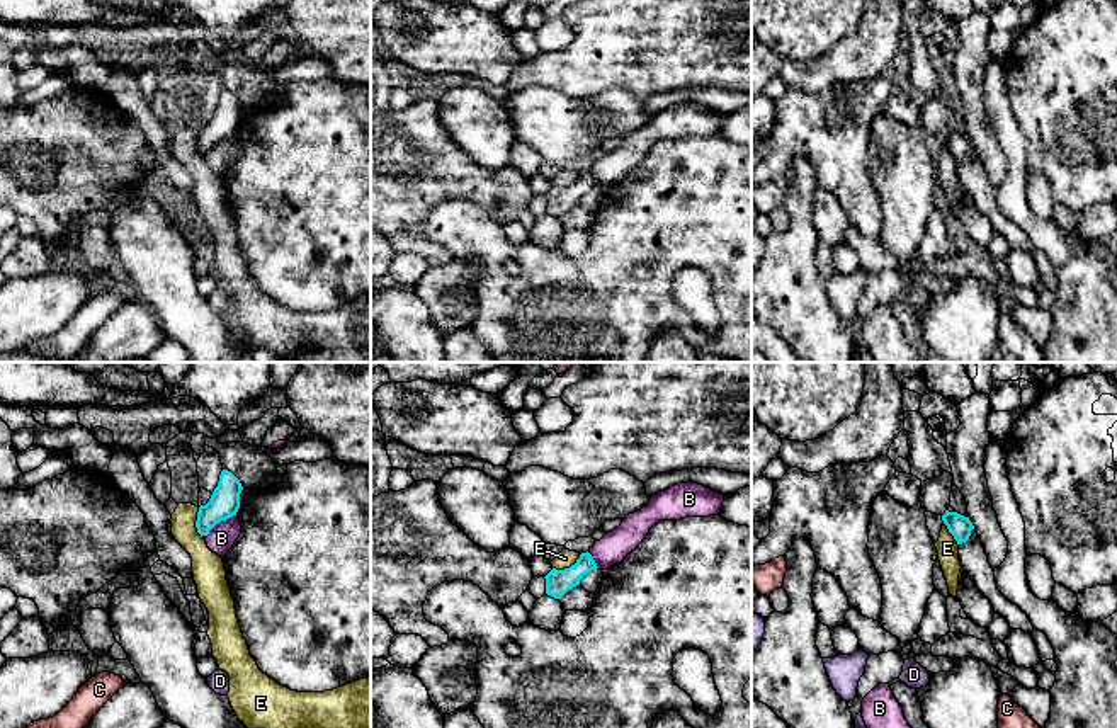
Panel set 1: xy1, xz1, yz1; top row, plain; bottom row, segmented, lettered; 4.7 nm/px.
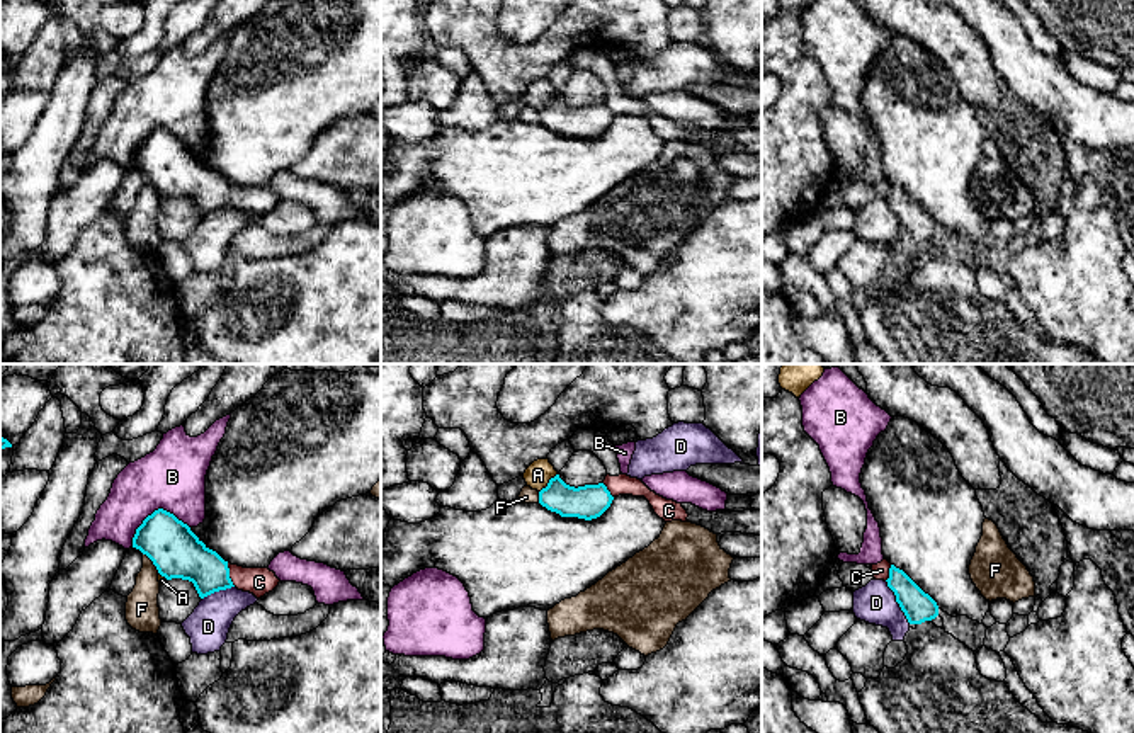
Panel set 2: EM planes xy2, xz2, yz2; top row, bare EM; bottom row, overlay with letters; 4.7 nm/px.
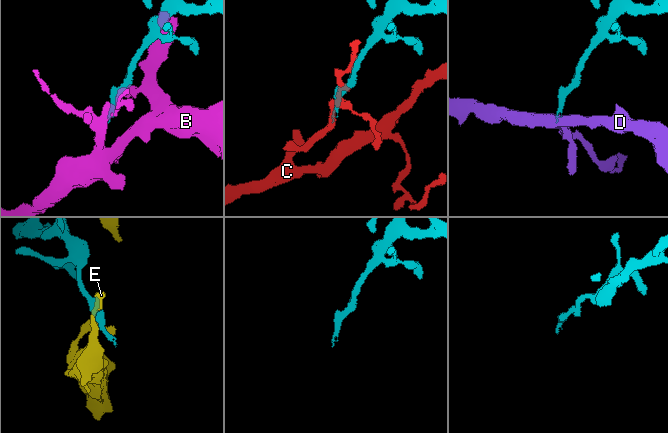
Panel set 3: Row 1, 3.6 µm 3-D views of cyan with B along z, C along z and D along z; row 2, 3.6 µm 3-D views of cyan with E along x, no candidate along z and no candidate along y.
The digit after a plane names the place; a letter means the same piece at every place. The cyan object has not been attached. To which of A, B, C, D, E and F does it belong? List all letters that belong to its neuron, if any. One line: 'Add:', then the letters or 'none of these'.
Add: none of these

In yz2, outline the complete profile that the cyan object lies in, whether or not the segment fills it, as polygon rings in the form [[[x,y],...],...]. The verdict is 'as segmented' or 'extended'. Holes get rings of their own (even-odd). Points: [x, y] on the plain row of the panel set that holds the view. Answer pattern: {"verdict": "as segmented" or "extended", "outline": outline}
{"verdict": "extended", "outline": [[[891,184],[886,201],[908,241],[916,245],[910,247],[903,259],[908,265],[904,279],[894,287],[884,286],[877,298],[867,298],[865,306],[859,311],[867,342],[881,352],[886,364],[1105,364],[1080,347],[1042,342],[1015,318],[1005,299],[996,301],[981,294],[972,269],[932,241],[938,235],[937,221],[903,189]]]}

